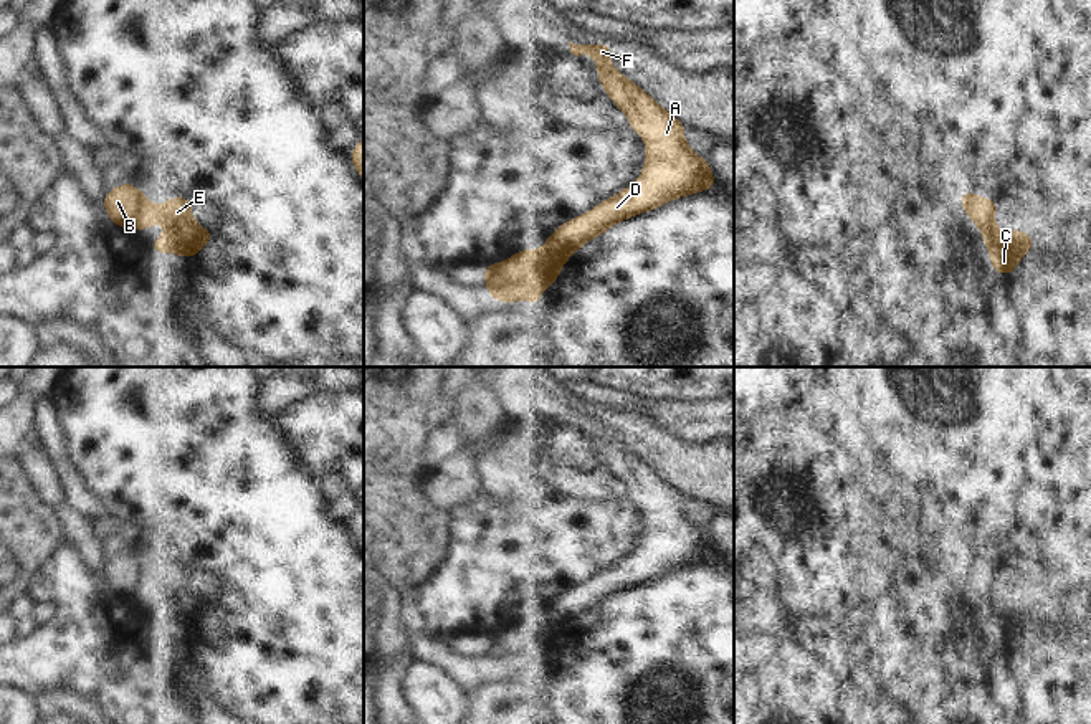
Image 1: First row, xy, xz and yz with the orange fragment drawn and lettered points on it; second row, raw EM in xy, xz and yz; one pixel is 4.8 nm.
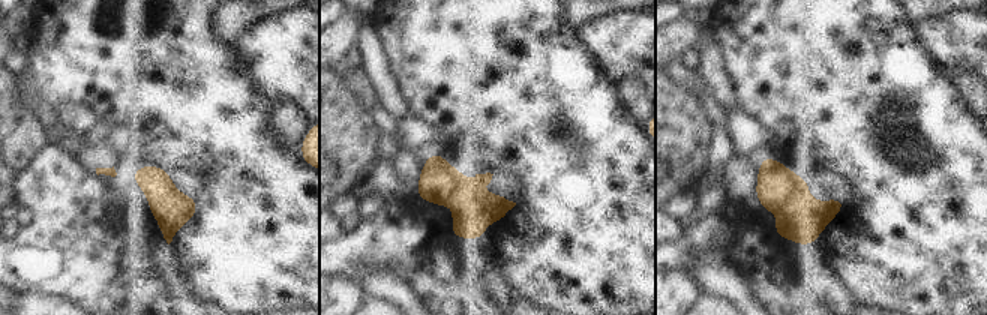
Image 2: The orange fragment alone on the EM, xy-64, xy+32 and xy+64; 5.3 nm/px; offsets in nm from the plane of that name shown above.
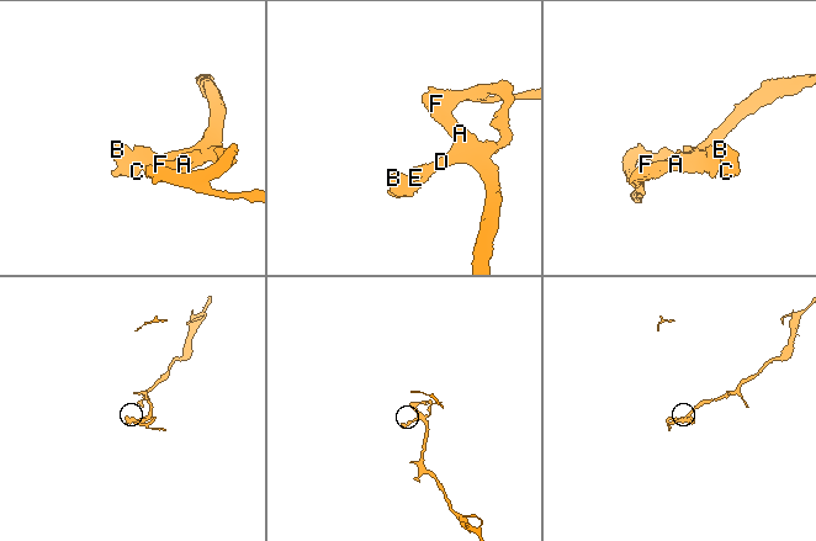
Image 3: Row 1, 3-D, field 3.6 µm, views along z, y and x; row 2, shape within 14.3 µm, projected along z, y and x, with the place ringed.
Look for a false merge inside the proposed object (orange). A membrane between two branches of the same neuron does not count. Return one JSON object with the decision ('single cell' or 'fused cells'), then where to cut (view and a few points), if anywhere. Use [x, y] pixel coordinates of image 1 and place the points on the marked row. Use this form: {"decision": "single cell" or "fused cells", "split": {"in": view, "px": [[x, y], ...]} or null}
{"decision": "fused cells", "split": {"in": "xz", "px": [[541, 248], [561, 266]]}}

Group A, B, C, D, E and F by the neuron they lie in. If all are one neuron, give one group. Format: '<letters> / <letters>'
A D E F / B C

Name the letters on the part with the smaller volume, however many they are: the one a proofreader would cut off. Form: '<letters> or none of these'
B, C

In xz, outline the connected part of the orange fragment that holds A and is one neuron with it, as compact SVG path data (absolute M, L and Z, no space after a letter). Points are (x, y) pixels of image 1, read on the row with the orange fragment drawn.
M569 41L569 46L572 55L590 55L597 61L597 78L605 94L628 116L628 126L643 139L646 159L635 183L584 215L564 221L550 233L541 250L560 266L587 241L613 225L674 198L717 187L709 162L688 145L683 121L613 68L612 43L574 45Z

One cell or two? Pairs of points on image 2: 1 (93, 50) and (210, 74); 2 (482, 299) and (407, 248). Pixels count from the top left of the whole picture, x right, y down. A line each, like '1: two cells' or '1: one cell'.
1: one cell
2: one cell

